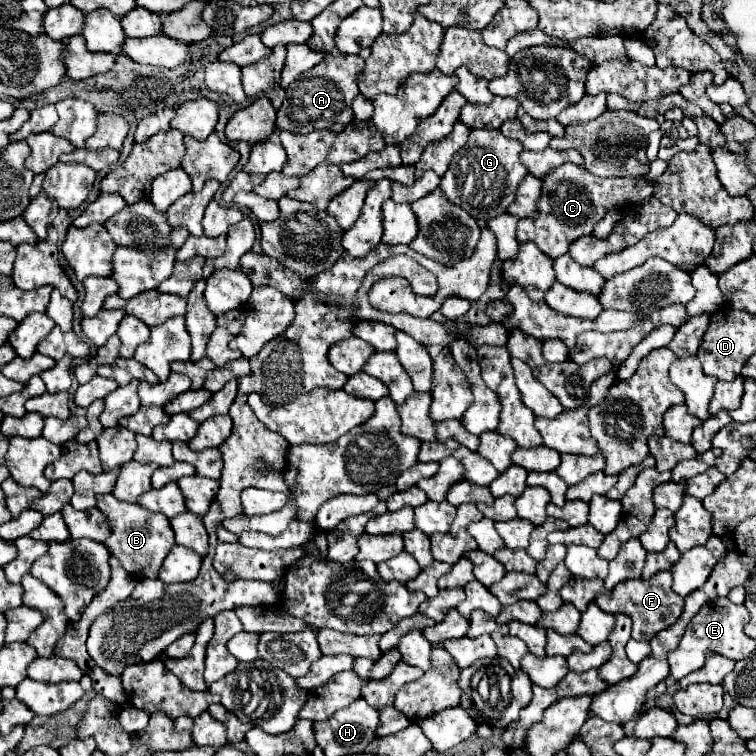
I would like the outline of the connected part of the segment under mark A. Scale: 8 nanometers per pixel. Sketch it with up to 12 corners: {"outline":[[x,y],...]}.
{"outline":[[336,48],[286,88],[276,128],[354,120],[362,56]]}

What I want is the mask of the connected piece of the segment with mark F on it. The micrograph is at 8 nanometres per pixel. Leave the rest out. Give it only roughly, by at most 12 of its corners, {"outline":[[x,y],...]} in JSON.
{"outline":[[672,574],[624,580],[594,602],[628,610],[631,637],[650,641],[680,618]]}

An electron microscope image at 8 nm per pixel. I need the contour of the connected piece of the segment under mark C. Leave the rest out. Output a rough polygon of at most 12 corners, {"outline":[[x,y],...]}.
{"outline":[[562,164],[538,218],[516,238],[556,260],[616,204],[652,196],[648,178],[598,178]]}

